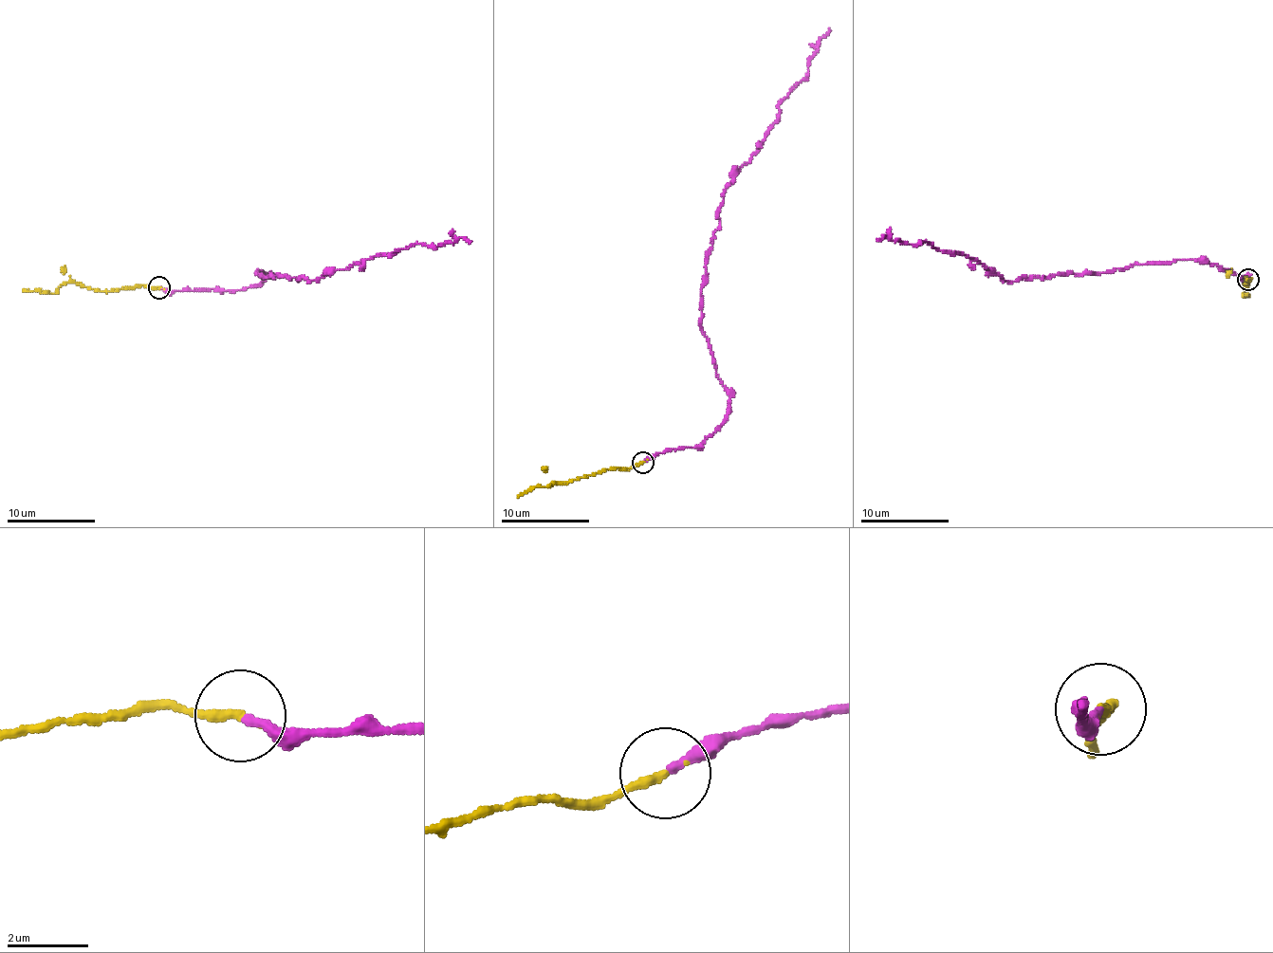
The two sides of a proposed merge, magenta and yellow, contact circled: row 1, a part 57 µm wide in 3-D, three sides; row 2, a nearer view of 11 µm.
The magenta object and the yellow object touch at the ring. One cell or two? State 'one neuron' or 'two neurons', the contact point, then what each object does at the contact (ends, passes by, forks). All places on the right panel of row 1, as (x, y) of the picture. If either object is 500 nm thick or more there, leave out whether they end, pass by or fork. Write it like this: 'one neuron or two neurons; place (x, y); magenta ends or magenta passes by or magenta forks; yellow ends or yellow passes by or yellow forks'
one neuron; place (1247, 279); magenta ends; yellow ends

